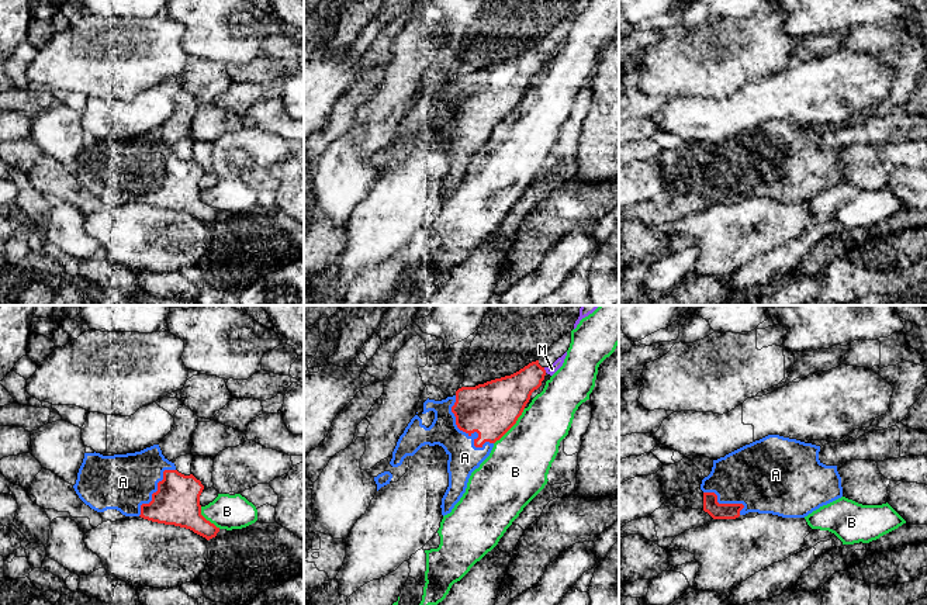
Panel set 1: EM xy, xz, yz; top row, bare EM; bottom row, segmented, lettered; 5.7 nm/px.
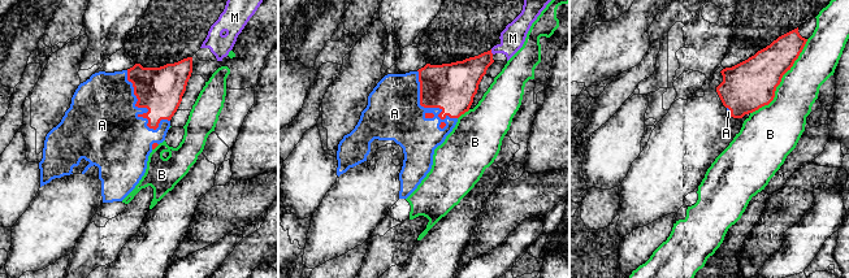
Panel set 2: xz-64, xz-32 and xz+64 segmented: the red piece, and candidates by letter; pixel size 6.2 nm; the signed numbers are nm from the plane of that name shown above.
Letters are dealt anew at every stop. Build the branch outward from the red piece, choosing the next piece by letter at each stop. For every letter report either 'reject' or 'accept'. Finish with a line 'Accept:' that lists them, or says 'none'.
A: accept
B: reject
M: reject
Accept: A

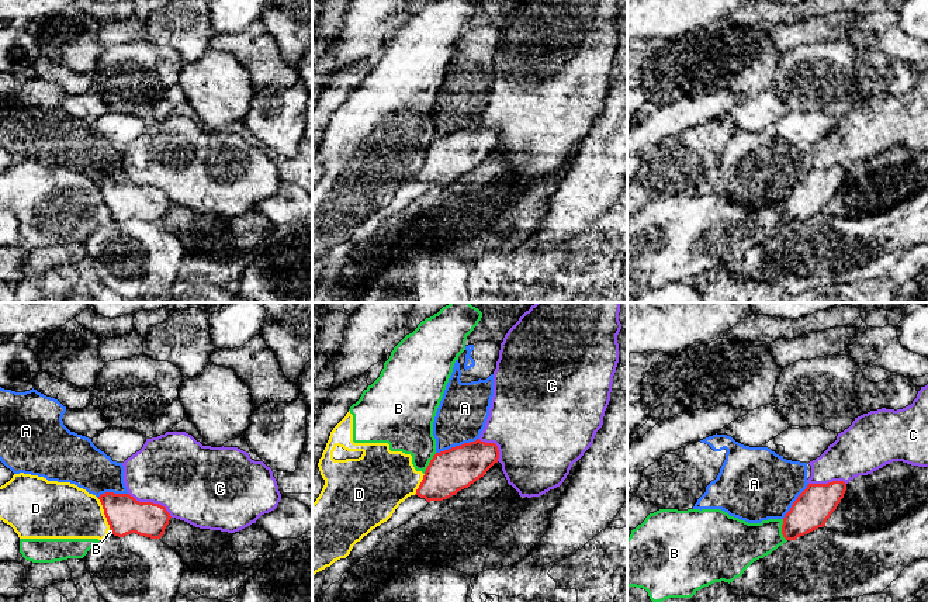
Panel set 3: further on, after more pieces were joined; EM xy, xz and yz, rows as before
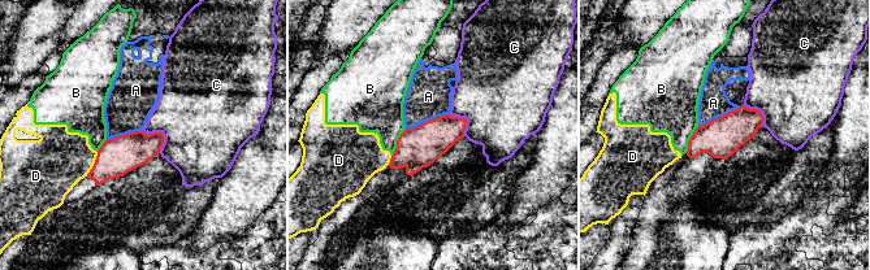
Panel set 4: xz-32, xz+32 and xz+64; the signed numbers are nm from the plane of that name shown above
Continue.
A: reject
B: reject
C: reject
D: reject
Accept: none

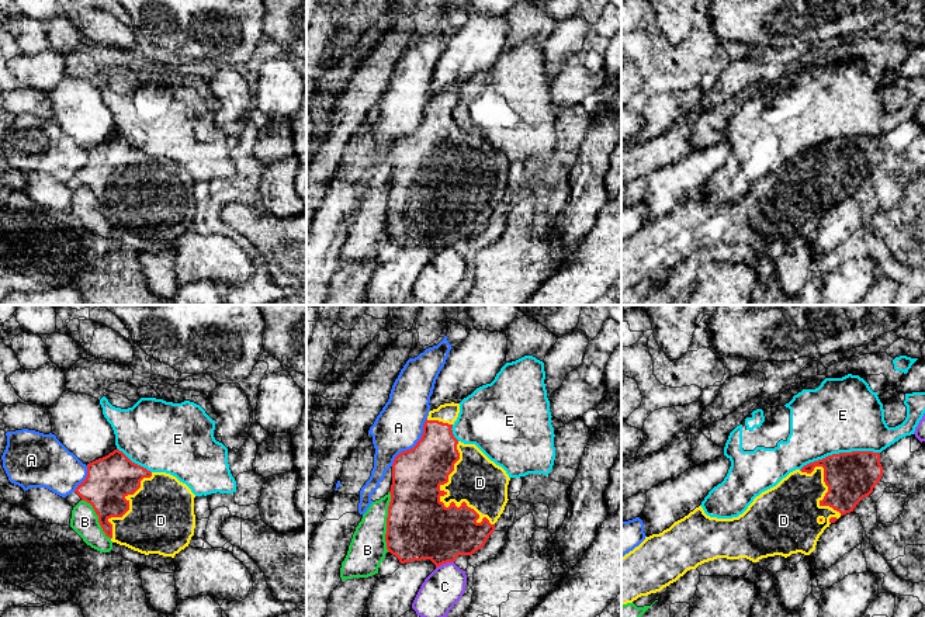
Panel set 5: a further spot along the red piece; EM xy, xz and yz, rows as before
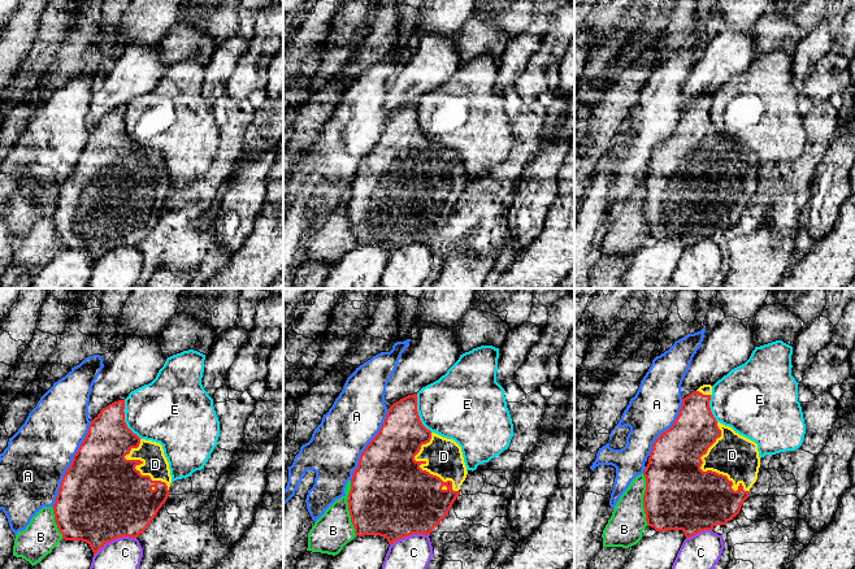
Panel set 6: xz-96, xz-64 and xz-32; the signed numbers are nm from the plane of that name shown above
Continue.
A: reject
B: reject
C: reject
D: accept
E: reject
Accept: D

